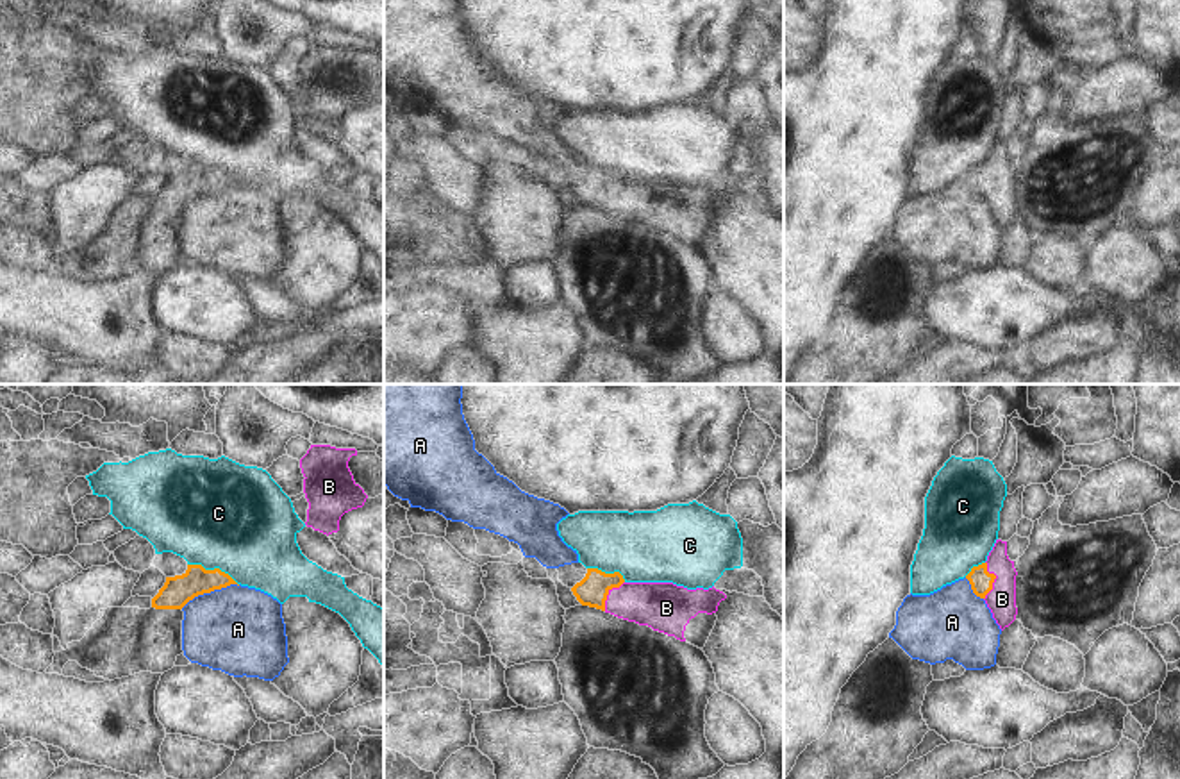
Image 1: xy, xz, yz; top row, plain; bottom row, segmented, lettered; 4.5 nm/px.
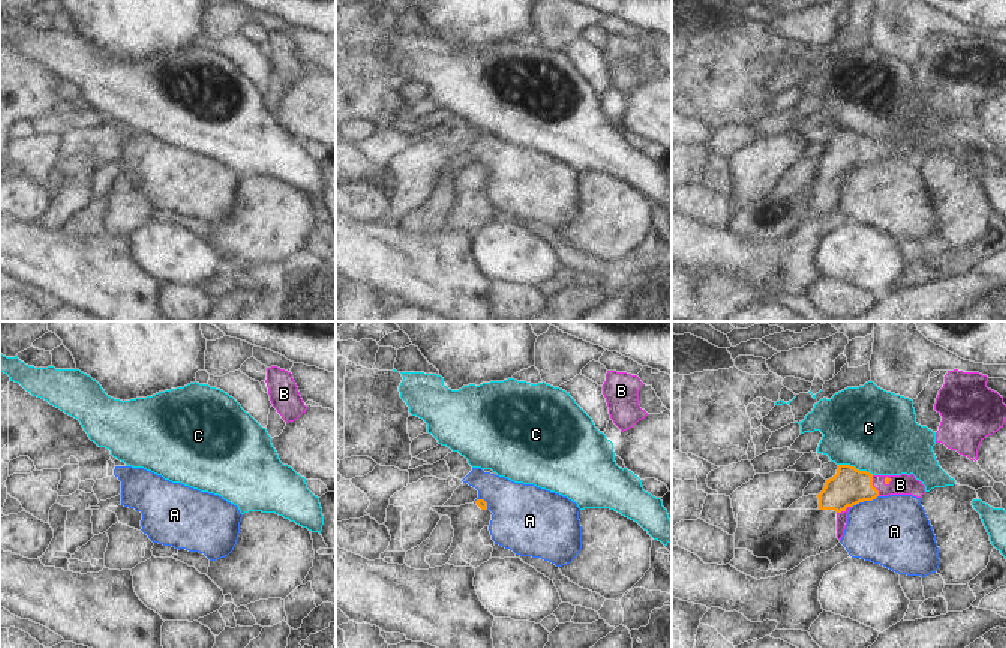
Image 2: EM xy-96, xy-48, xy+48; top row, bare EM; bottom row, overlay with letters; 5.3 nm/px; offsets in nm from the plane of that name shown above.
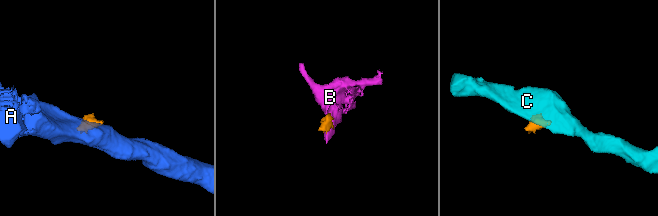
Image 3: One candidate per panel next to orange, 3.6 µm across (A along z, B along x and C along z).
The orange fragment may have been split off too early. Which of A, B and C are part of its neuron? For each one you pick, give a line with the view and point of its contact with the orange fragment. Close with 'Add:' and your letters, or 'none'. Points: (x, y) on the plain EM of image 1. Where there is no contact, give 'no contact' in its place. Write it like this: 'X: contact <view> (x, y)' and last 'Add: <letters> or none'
B: contact yz (995, 177)
Add: B

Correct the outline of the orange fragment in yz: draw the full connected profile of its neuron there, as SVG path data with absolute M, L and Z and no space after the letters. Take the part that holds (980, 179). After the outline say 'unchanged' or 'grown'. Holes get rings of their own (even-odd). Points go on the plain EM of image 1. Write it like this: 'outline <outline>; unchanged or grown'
outline M996 139L987 161L973 166L966 179L976 197L984 198L993 218L1003 230L1018 214L1016 207L1016 168L1007 155L1007 141Z; grown

